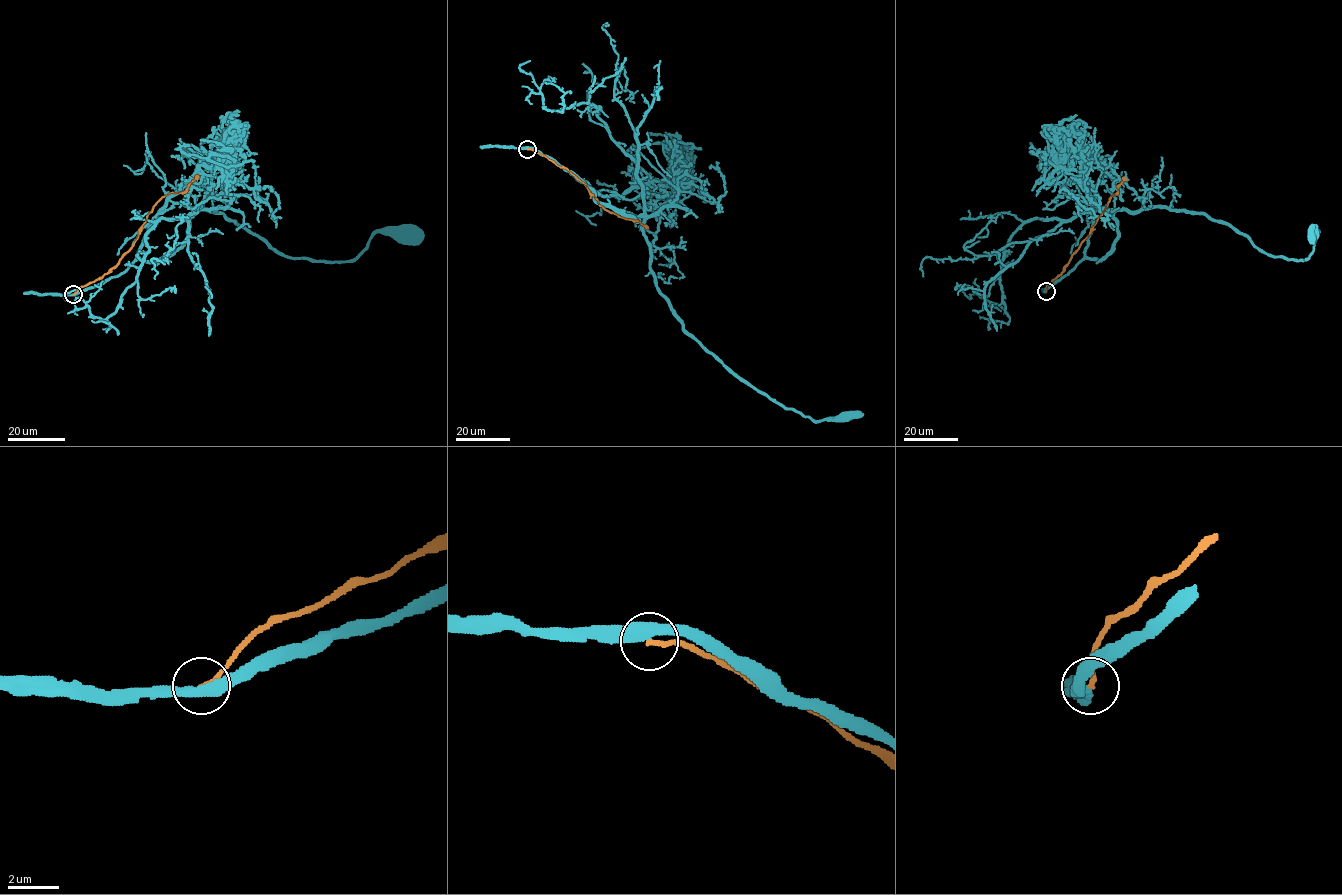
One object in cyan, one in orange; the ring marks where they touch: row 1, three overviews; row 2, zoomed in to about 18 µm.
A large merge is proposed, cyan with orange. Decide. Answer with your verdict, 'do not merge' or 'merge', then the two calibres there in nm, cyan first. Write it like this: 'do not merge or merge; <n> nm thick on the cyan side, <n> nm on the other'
do not merge; 420 nm thick on the cyan side, 180 nm on the other

